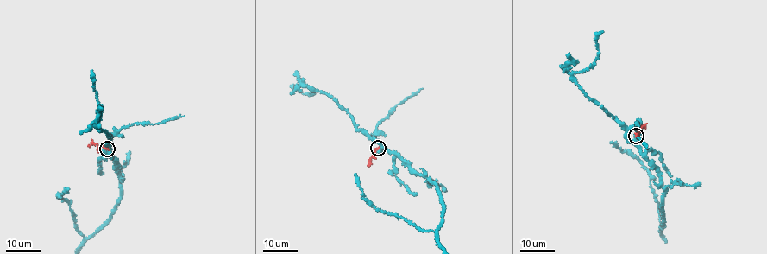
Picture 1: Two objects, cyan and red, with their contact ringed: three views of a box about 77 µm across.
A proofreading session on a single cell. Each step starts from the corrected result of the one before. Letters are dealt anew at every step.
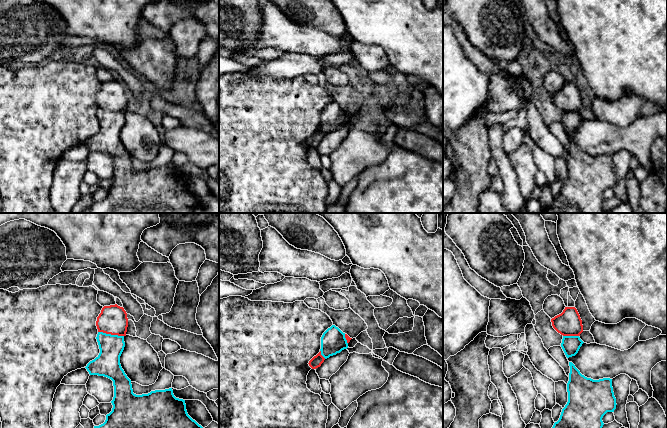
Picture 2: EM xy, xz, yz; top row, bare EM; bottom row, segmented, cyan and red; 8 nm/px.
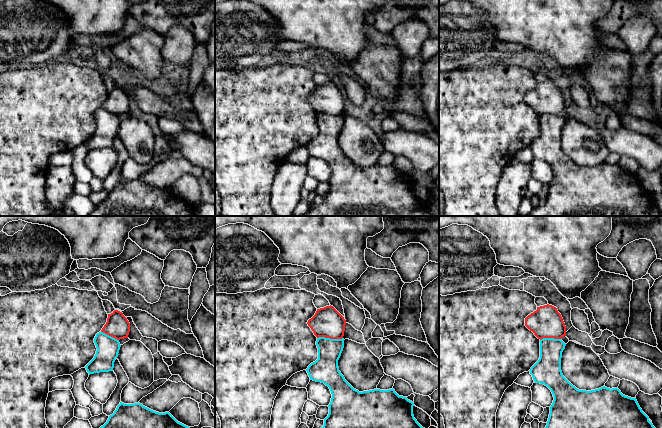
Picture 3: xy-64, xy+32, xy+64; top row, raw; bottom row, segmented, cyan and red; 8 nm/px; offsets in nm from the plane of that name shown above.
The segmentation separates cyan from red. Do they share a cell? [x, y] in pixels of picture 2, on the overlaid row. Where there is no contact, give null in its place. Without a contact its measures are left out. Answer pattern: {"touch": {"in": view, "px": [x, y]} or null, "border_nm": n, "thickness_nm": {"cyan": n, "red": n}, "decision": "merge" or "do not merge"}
{"touch": {"in": "xy", "px": [110, 334]}, "border_nm": 220, "thickness_nm": {"cyan": 200, "red": 220}, "decision": "do not merge"}

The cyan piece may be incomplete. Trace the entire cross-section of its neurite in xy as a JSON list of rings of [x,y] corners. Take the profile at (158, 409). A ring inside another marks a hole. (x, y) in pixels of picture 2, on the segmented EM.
[[[98,332],[96,339],[100,353],[85,368],[90,375],[111,379],[114,386],[114,397],[111,401],[112,411],[106,415],[105,422],[94,428],[203,428],[188,415],[185,400],[176,398],[172,388],[155,390],[142,395],[133,393],[131,380],[120,364],[120,356],[125,347],[124,336]]]

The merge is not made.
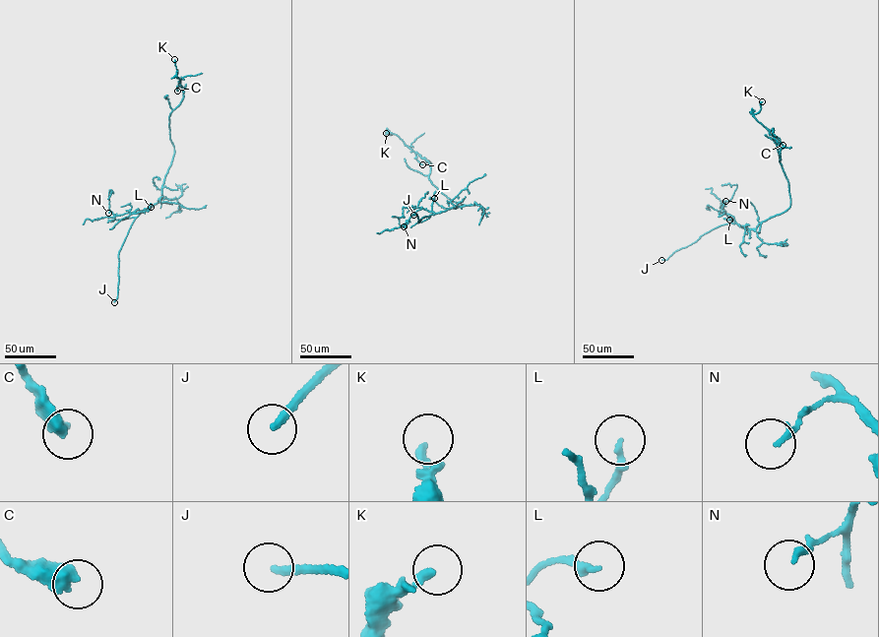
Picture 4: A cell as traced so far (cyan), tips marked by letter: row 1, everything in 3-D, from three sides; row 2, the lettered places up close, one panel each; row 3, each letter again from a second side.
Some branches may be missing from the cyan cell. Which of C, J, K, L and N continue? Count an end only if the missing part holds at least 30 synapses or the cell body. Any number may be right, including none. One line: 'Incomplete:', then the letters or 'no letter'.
Incomplete: J, L

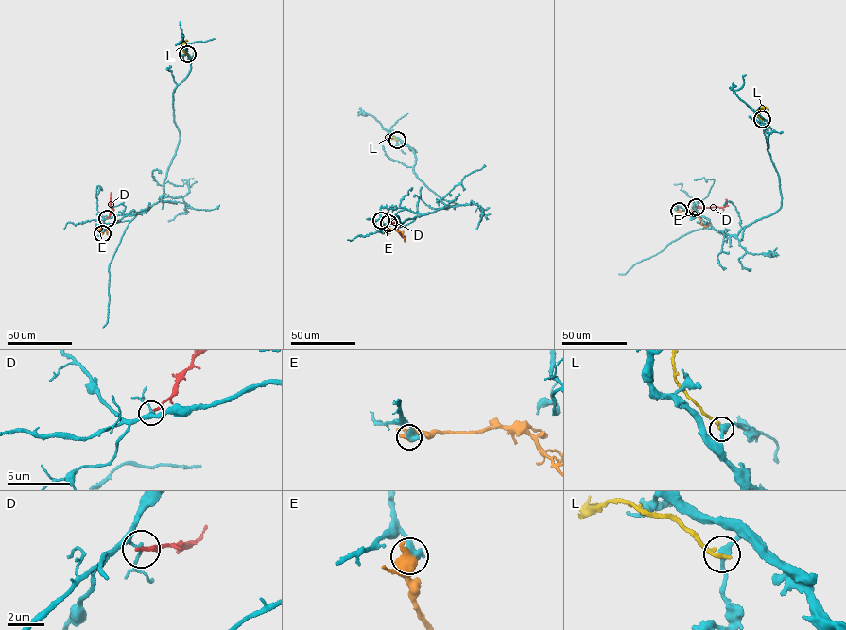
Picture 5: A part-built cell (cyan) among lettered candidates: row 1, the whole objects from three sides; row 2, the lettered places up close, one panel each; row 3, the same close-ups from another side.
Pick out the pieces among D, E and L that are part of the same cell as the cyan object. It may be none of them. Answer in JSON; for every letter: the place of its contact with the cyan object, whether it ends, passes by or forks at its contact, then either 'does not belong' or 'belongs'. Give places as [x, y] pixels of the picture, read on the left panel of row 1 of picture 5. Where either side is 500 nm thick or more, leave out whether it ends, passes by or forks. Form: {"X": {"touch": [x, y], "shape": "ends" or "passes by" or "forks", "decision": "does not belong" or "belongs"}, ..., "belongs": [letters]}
{"D": {"touch": [107, 218], "shape": "ends", "decision": "does not belong"}, "E": {"touch": [102, 233], "decision": "does not belong"}, "L": {"touch": [187, 54], "shape": "ends", "decision": "does not belong"}, "belongs": []}

